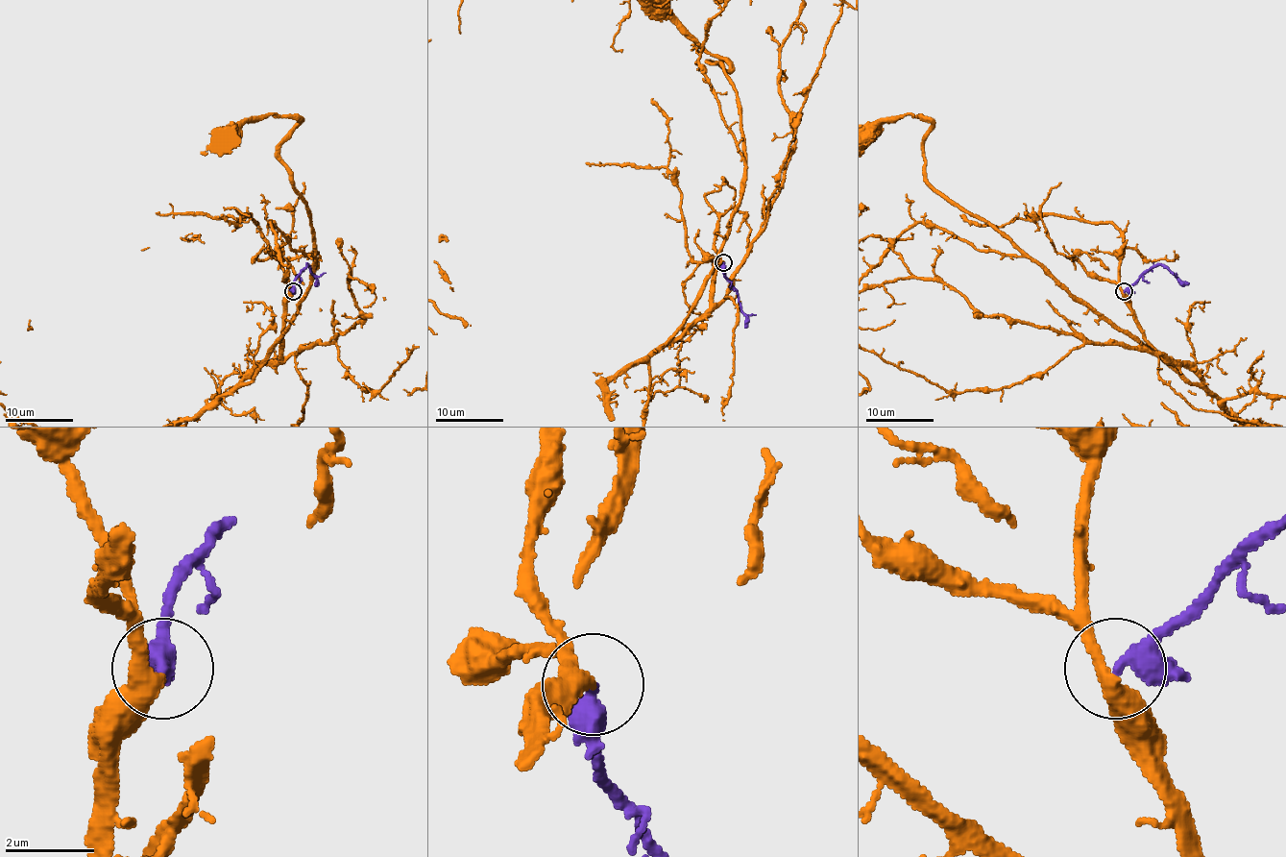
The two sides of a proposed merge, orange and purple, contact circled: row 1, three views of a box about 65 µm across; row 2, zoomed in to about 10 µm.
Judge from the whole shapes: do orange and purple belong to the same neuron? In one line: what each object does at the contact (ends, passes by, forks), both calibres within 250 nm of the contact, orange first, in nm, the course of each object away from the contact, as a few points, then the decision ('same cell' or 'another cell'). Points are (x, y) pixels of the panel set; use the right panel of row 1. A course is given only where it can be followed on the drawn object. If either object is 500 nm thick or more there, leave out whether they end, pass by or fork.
orange passes by | purple passes by | 360/360 nm | orange via (1124, 292), (1137, 328), (1199, 382), (950, 203), (927, 180), (930, 122), (911, 113), (885, 118) | purple via (1124, 291), (1156, 265), (1166, 267), (1188, 284) | same cell

